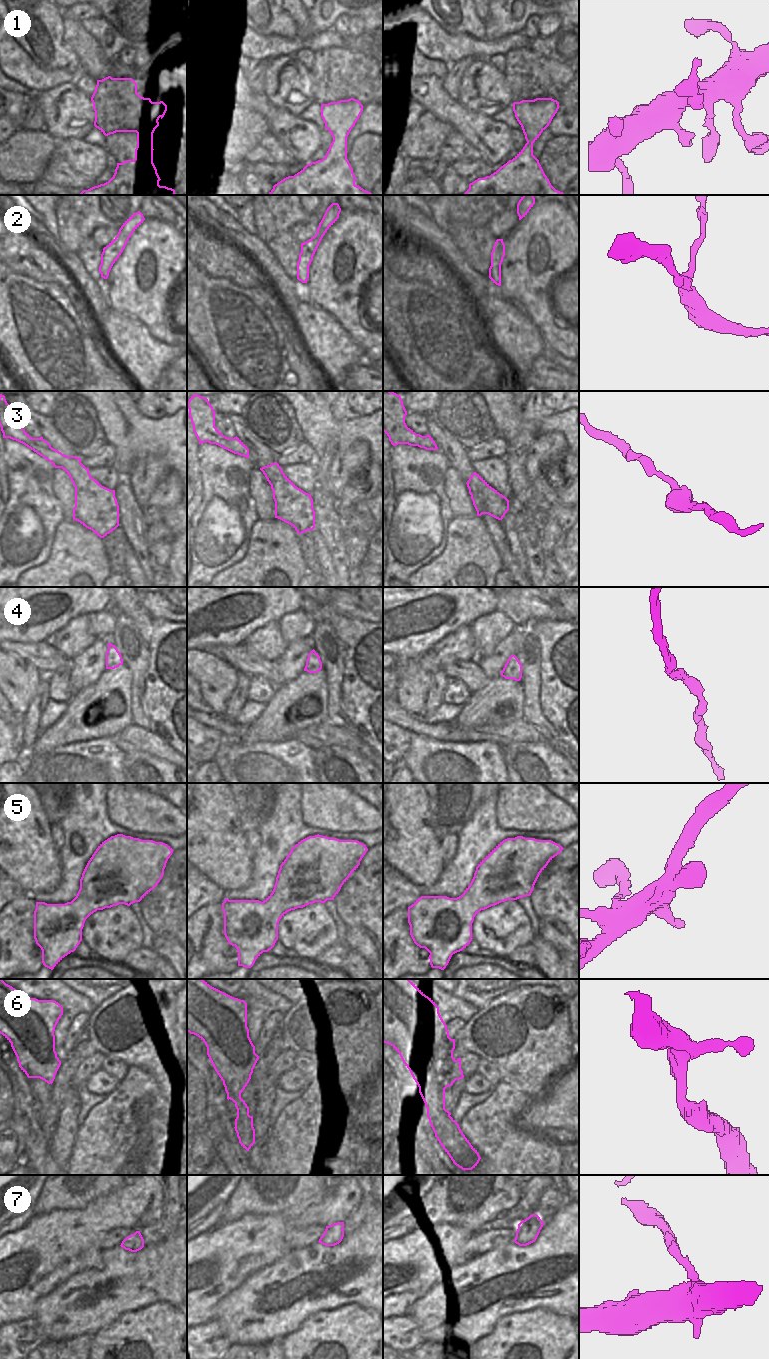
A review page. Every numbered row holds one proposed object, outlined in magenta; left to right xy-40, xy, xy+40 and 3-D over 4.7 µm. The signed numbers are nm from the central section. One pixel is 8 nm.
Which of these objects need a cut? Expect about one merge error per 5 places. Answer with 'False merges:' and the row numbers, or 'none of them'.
False merges: 7.

